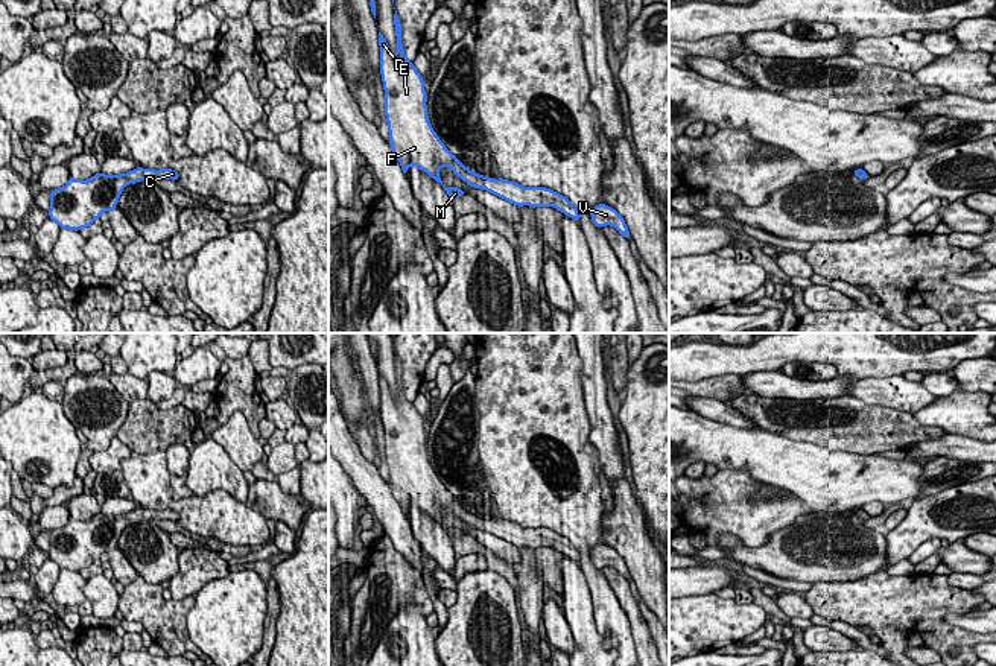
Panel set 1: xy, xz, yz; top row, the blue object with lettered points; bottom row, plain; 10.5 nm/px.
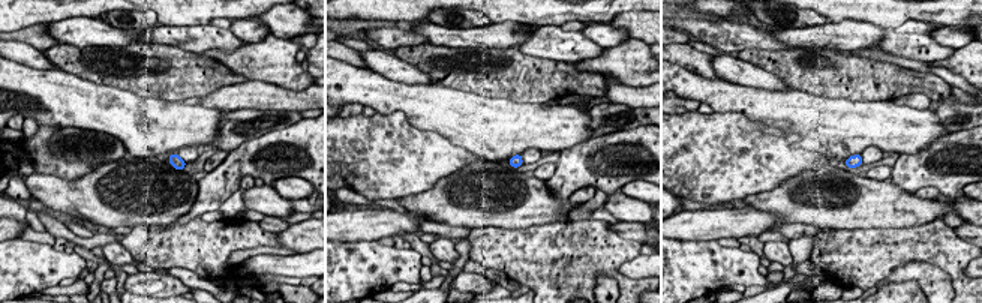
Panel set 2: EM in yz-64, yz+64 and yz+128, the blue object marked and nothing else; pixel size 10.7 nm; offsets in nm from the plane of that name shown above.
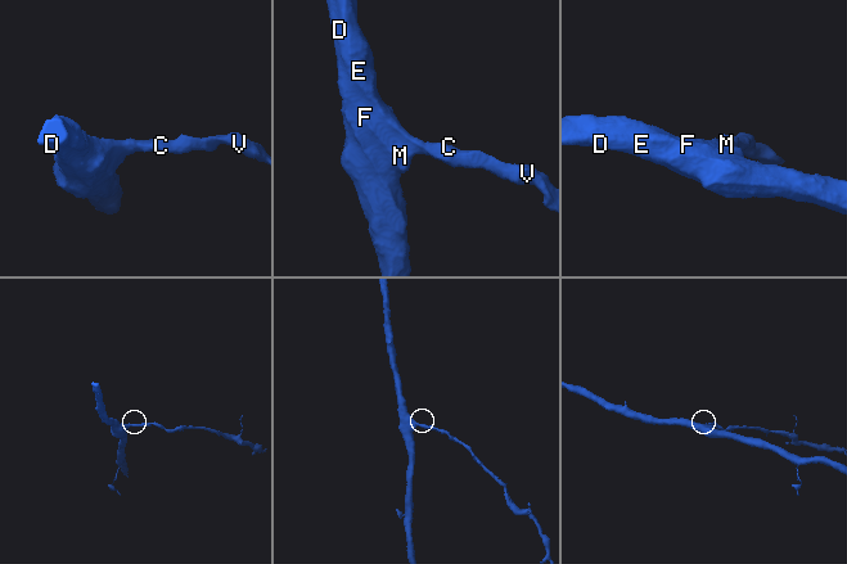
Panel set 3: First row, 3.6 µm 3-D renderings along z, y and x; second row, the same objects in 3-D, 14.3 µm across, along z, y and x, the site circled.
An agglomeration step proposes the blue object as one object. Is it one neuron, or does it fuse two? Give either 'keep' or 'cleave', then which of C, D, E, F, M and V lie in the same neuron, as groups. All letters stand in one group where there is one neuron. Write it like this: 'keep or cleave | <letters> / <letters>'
keep | C D E F M V

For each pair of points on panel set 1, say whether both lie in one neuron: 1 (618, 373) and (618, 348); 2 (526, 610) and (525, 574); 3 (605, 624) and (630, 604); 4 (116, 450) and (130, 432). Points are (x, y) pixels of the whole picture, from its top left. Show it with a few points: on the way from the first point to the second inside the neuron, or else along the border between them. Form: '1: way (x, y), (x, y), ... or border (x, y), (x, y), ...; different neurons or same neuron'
1: way (618, 367), (618, 355); same neuron
2: way (528, 601), (528, 583); same neuron
3: border (605, 578), (627, 616), (631, 637), (636, 643); different neurons
4: border (116, 437), (131, 452); different neurons

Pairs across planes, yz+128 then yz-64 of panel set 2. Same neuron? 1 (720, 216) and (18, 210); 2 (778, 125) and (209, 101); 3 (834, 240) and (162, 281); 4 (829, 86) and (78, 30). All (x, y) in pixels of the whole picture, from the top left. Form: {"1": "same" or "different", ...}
{"1": "different", "2": "different", "3": "different", "4": "different"}

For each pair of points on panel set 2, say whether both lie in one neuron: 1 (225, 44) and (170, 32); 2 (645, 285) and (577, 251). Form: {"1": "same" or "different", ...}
{"1": "same", "2": "same"}

